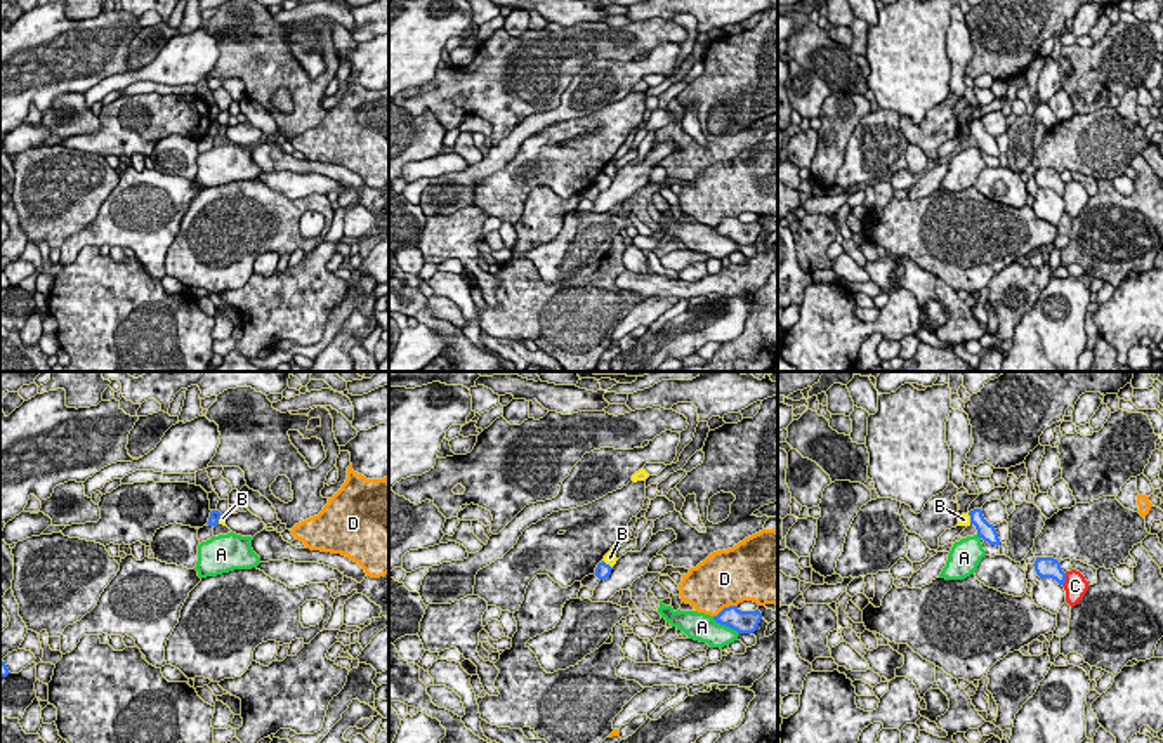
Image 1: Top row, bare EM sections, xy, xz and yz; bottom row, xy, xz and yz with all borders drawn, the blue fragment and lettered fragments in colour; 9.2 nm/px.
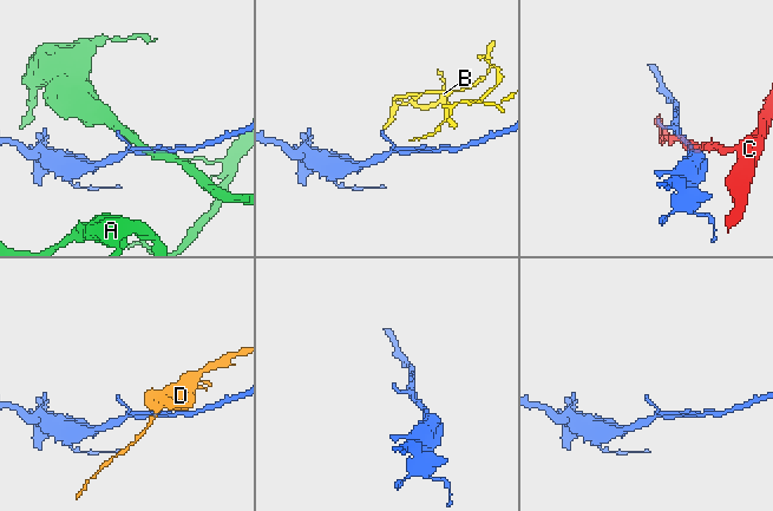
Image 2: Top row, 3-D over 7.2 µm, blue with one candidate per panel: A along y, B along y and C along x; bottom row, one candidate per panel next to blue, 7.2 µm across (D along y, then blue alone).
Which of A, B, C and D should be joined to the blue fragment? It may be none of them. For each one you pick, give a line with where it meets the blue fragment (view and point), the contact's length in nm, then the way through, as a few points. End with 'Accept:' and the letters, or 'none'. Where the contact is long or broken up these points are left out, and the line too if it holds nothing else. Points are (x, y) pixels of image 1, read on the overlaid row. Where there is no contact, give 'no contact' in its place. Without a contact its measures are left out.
Accept: none

